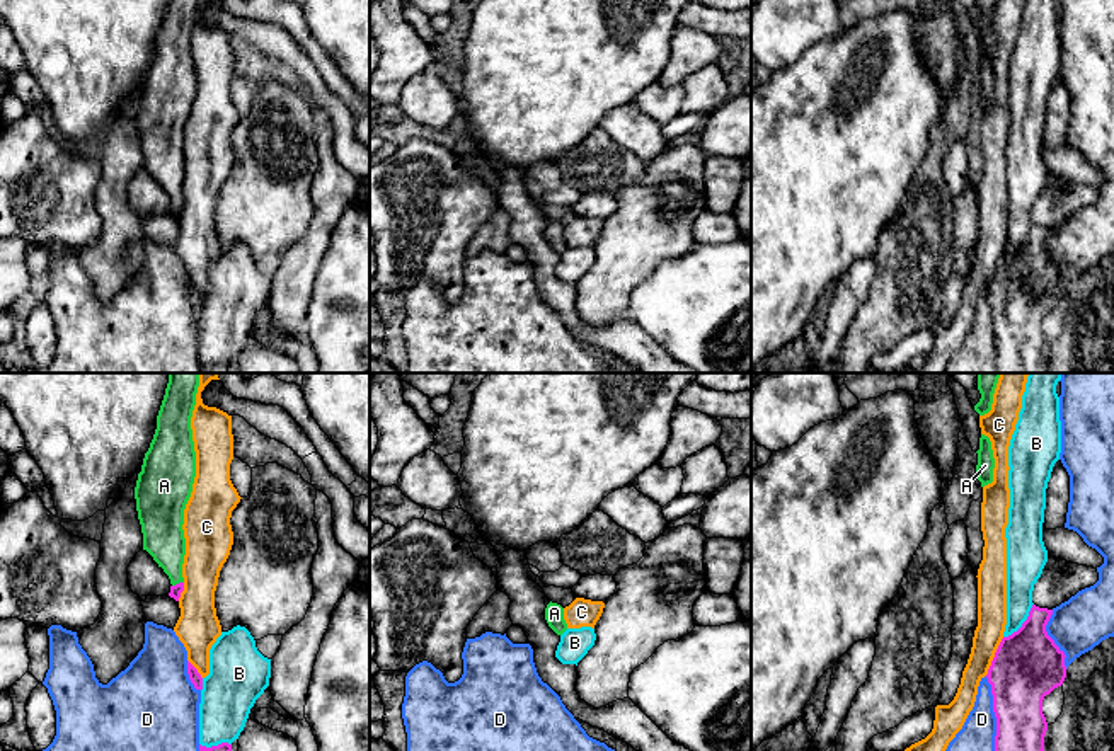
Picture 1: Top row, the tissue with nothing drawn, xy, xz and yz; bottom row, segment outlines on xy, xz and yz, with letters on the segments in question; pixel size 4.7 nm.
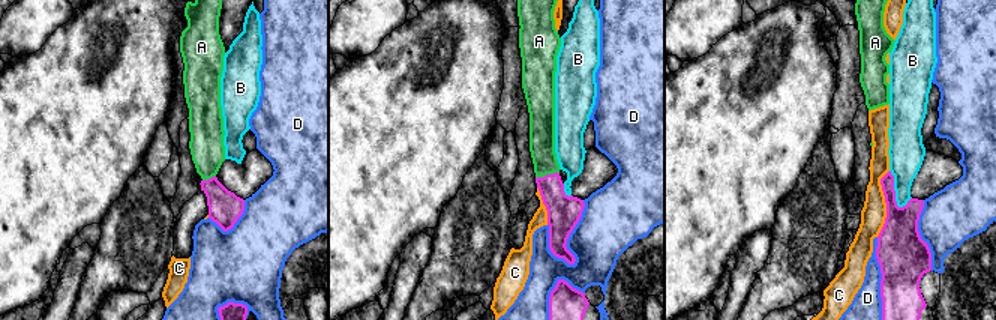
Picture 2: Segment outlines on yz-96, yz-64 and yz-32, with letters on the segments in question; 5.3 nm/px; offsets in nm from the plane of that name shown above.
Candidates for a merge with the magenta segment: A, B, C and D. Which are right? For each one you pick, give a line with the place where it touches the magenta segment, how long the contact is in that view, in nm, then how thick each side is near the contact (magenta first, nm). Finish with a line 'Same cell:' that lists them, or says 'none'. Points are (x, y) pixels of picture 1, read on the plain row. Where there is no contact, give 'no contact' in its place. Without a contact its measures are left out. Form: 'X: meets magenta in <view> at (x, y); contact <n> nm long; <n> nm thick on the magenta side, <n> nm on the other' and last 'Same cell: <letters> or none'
A: meets magenta in xy at (179, 201); contact 60 nm long; 50 nm thick on the magenta side, 190 nm on the other
Same cell: A

